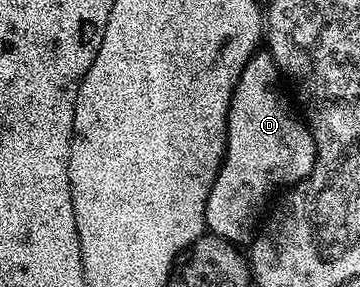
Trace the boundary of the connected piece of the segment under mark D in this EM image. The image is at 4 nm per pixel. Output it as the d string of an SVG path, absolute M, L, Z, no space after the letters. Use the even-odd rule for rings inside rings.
M260 49L249 57L233 89L233 97L227 114L227 148L223 154L223 163L219 166L219 172L213 181L213 189L209 189L209 201L205 205L205 221L210 234L220 235L222 239L227 239L236 245L246 244L256 234L257 224L265 208L272 202L271 194L278 187L290 188L300 183L305 177L309 177L309 173L313 173L315 138L311 135L310 127L297 114L289 95L289 100L287 100L282 86L284 87L281 82L281 72L273 61L270 51Z

